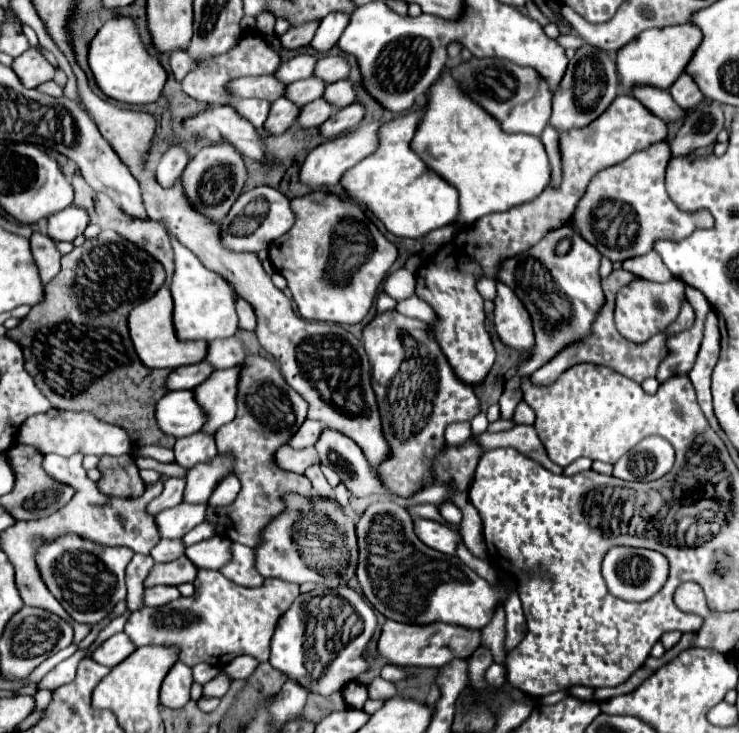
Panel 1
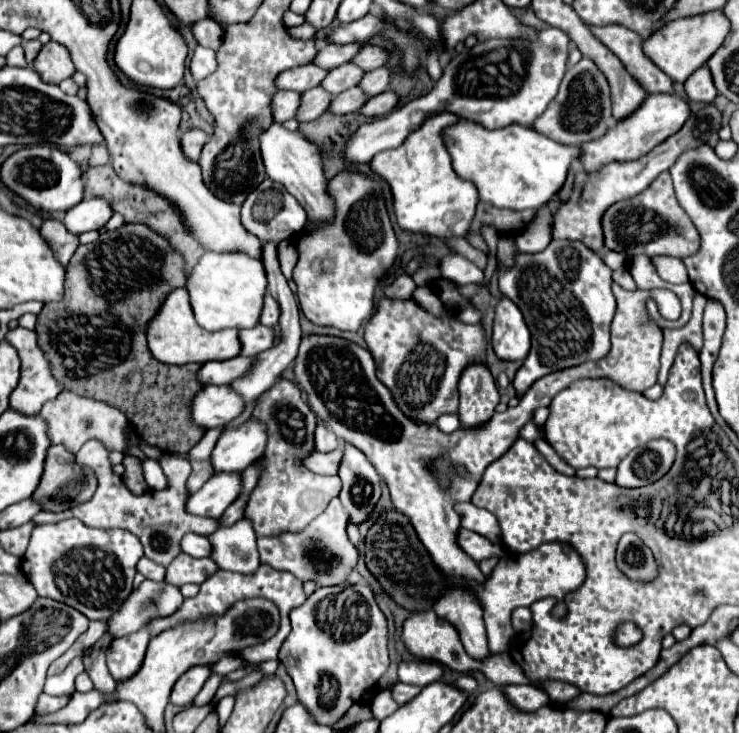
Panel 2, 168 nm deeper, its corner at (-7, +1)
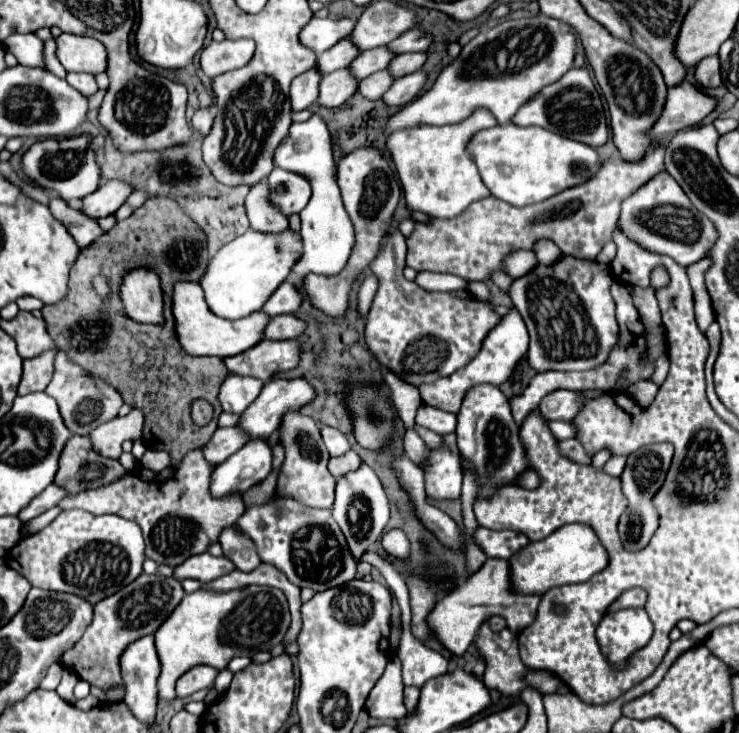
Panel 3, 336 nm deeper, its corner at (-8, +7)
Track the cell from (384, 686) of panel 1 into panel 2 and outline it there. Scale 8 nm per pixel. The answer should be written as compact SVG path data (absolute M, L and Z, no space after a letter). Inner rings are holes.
M397 682L393 686L393 698L399 706L405 706L409 700L413 700L417 694L421 692L421 688L415 688L415 686L407 686L407 684L401 684Z

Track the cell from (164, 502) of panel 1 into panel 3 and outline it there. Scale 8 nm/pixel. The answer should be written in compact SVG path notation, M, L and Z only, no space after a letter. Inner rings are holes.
M232 426L232 428L218 428L208 444L202 446L204 458L212 464L218 466L222 464L228 456L232 456L236 450L240 450L246 444L246 434Z

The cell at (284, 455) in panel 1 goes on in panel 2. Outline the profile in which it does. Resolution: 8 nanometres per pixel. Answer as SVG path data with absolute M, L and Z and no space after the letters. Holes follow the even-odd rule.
M337 448L329 454L321 454L321 452L313 452L307 460L305 466L309 466L309 470L313 470L315 474L323 474L323 476L333 476L339 472L339 464L343 458L343 450Z

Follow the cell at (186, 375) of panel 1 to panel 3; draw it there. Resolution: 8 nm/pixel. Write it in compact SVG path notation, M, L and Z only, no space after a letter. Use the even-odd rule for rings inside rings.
M262 340L256 346L226 358L230 374L254 376L268 382L276 372L292 370L298 366L300 346L294 340Z

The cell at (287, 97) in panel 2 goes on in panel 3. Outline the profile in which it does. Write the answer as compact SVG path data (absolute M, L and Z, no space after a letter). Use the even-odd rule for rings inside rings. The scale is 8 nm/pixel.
M310 68L308 72L296 76L290 86L290 104L292 112L310 108L318 98L318 82L322 74L316 68Z

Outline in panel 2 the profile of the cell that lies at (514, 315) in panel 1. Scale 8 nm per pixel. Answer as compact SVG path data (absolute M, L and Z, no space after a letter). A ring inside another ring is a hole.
M507 298L497 306L491 346L499 360L523 360L529 354L529 330L517 306Z

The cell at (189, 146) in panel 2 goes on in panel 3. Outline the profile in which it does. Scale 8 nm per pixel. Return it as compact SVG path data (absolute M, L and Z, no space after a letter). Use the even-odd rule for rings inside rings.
M210 108L198 110L198 112L192 116L192 128L194 128L196 132L200 132L202 136L206 136L206 134L210 132L210 128L212 128L212 120L214 120L214 116L212 116L212 110L210 110Z

